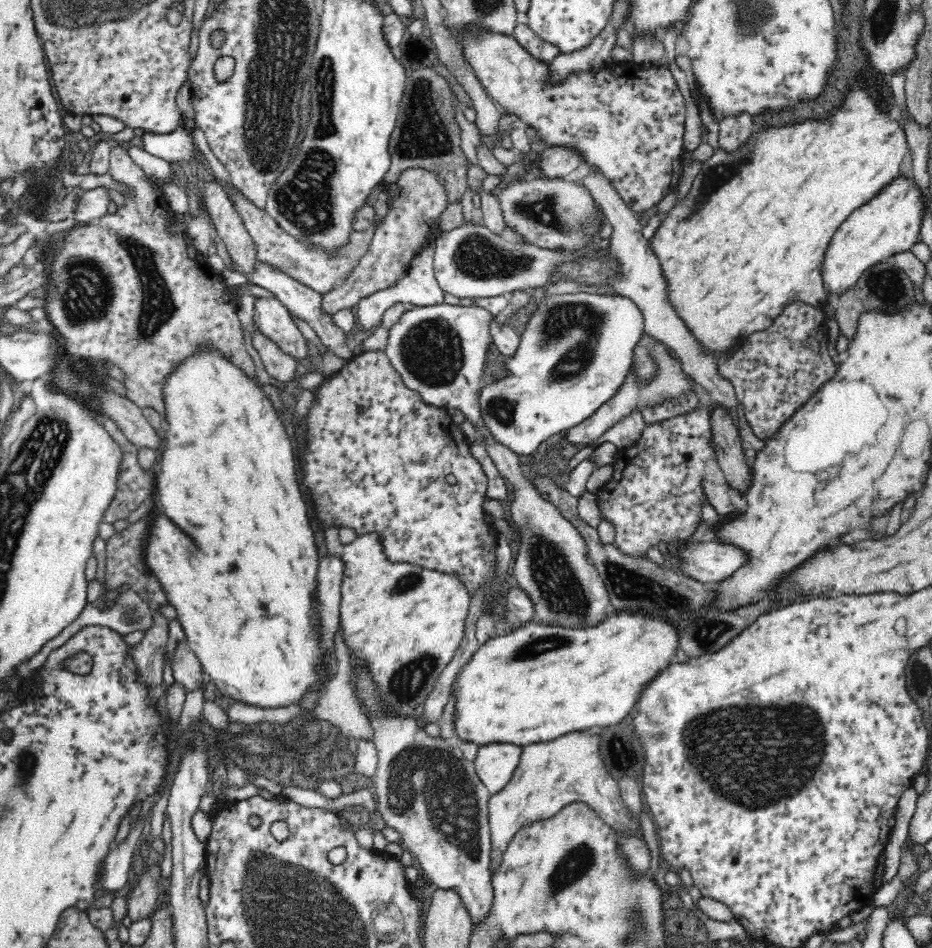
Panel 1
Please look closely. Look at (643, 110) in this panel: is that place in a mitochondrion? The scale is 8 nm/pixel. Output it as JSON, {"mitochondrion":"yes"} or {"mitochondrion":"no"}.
{"mitochondrion":"no"}

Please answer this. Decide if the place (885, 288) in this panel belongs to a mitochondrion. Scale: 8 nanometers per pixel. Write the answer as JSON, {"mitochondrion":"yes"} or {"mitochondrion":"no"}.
{"mitochondrion":"yes"}

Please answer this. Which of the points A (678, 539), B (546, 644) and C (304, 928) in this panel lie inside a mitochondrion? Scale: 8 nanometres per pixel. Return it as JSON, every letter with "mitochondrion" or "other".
{"A":"other","B":"mitochondrion","C":"mitochondrion"}

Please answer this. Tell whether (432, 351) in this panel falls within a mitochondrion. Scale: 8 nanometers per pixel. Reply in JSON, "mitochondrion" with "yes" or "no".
{"mitochondrion":"yes"}

